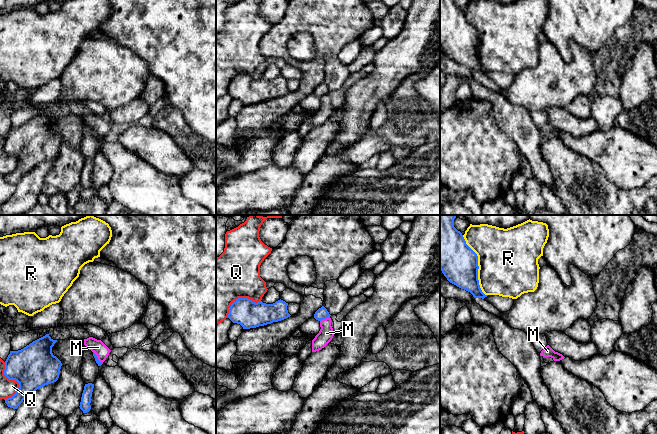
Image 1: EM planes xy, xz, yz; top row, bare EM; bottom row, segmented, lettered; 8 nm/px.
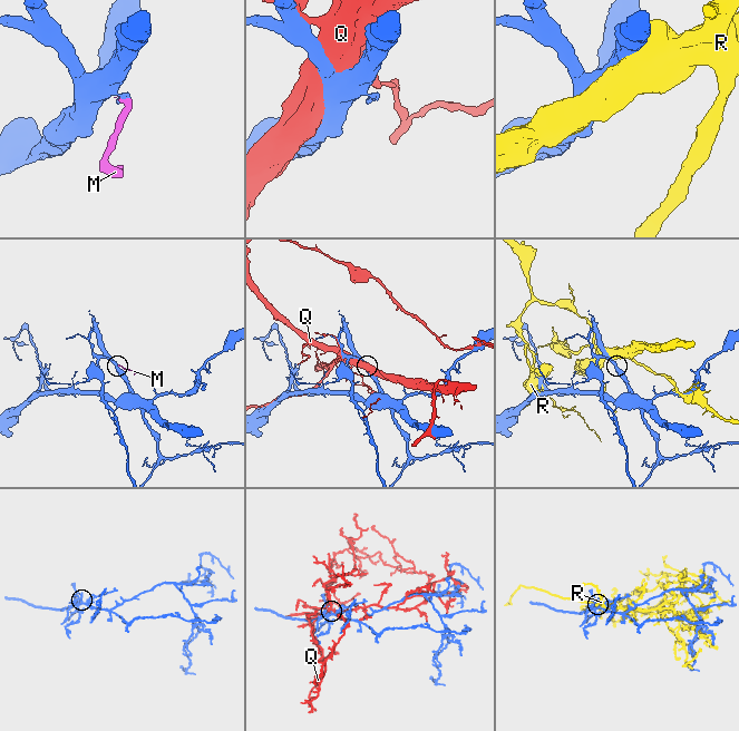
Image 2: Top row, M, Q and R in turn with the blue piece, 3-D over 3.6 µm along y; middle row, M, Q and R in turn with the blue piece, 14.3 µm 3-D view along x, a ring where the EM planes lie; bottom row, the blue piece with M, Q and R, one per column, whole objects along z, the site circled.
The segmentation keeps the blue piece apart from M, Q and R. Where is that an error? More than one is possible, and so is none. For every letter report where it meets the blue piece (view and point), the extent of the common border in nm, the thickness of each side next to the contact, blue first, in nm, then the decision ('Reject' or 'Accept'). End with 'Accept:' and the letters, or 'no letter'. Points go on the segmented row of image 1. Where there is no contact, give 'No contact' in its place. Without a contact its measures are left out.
M: Touches blue at xz (324, 318). Shared border 90 nm. Thickness 90 nm (blue) against 120 nm. Reject
Q: Touches blue at xy (14, 379). Shared border 300 nm. Thickness 340 nm (blue) against 140 nm. Reject
R: Touches blue at yz (478, 266). Shared border 550 nm. Thickness 300 nm (blue) against 480 nm. Reject
Accept: no letter

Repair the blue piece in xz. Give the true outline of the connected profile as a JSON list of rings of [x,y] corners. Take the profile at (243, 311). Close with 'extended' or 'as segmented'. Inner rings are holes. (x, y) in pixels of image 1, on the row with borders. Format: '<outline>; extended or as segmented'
[[[238,298],[231,304],[228,318],[233,323],[240,324],[243,329],[256,328],[290,317],[287,306],[288,303],[281,299],[273,304],[266,304]]]; as segmented

